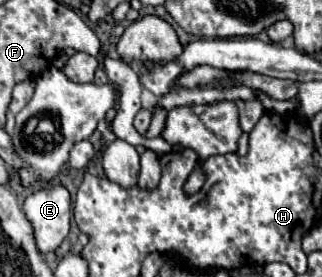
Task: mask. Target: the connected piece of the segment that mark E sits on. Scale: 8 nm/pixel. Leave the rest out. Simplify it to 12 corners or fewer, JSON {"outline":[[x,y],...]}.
{"outline":[[45,187],[21,205],[39,253],[69,233],[71,195]]}

